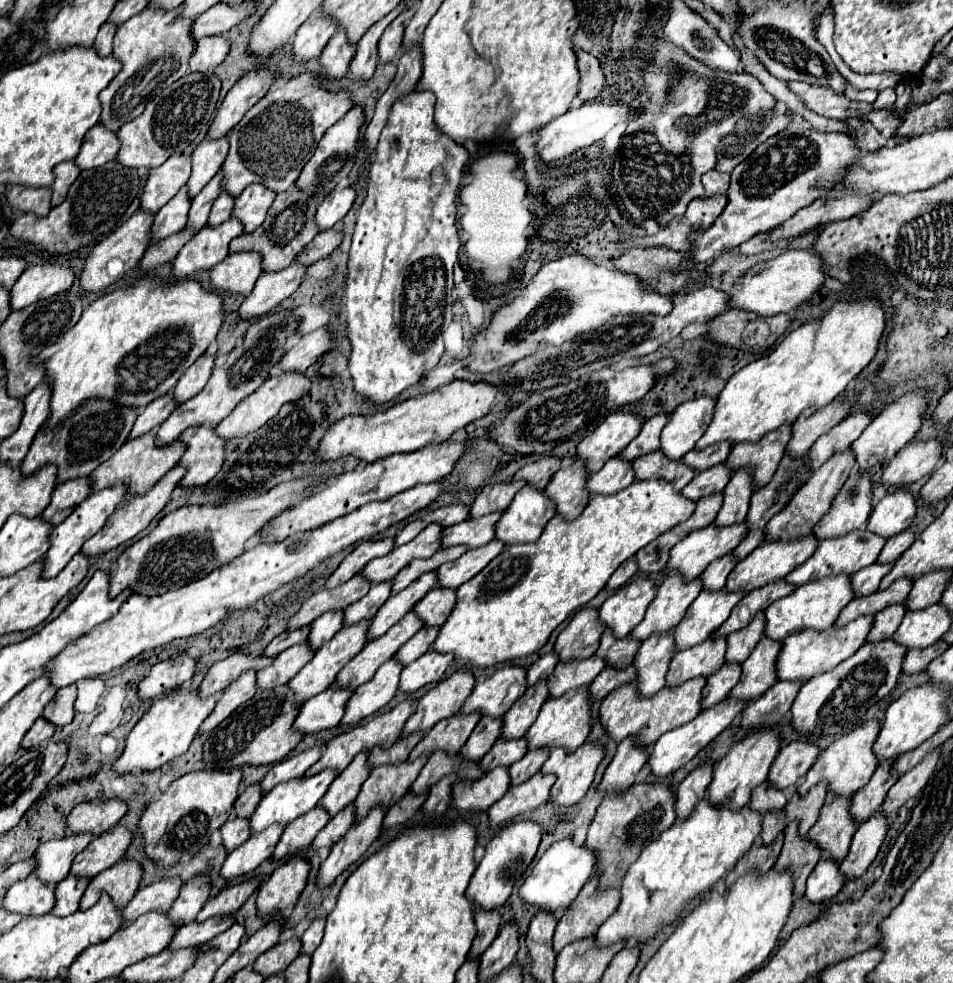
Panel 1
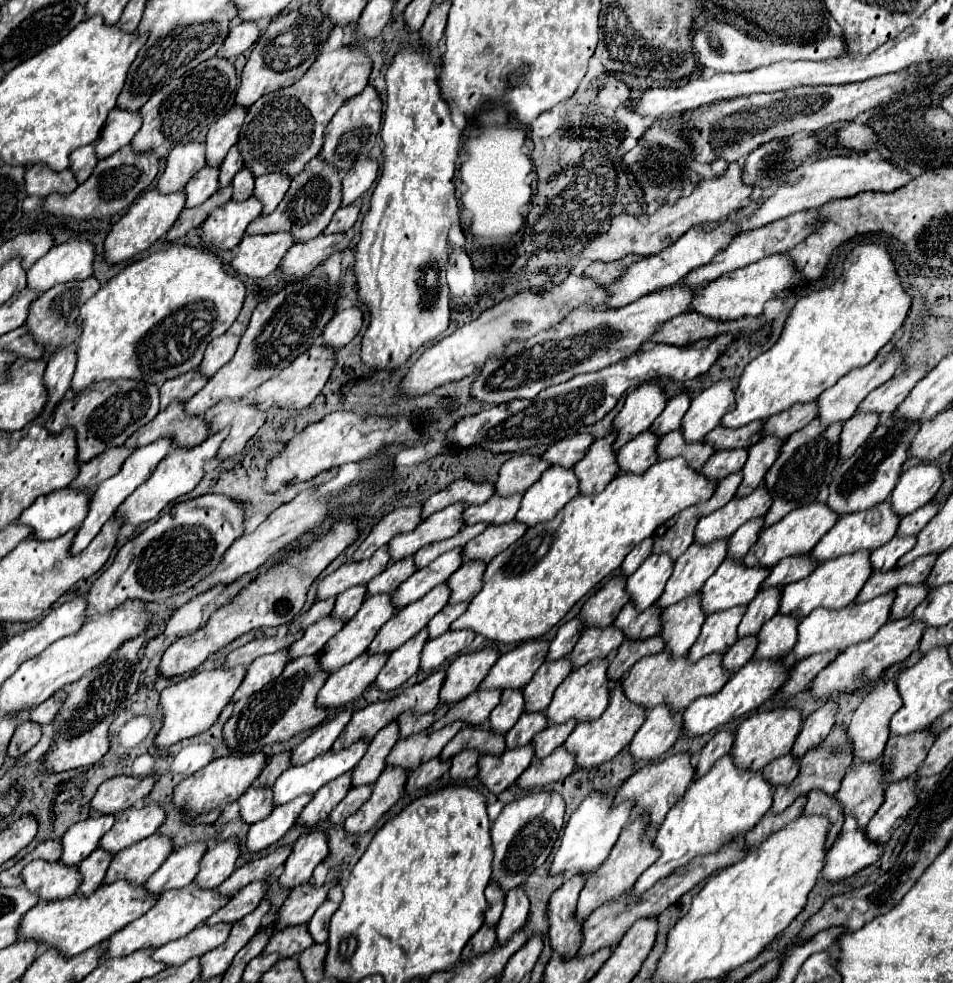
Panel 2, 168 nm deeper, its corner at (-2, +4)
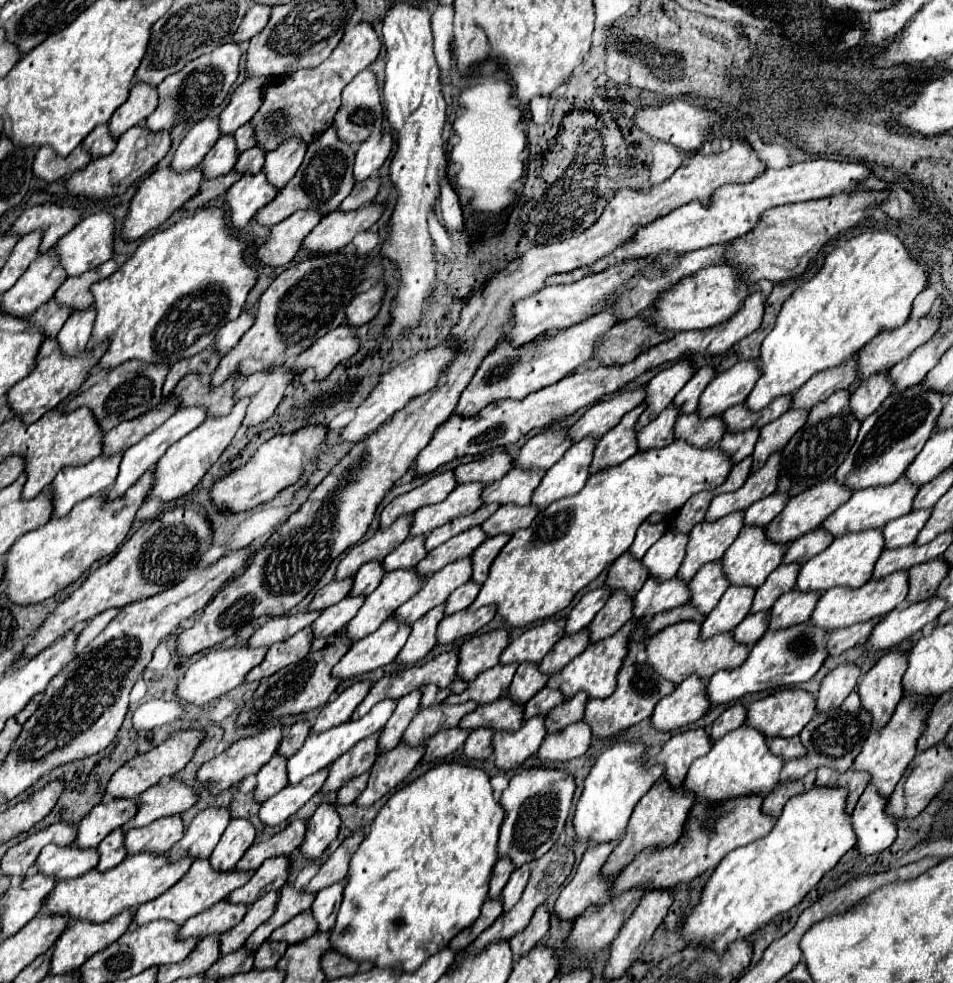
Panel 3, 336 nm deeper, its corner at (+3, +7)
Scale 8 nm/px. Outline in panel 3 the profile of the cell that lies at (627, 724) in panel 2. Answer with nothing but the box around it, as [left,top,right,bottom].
[585,663,675,737]

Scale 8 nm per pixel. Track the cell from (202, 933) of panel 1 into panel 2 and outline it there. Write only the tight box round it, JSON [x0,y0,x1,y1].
[204,882,266,926]

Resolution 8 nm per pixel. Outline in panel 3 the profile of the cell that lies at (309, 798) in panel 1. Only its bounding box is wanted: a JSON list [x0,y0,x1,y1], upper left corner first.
[287,699,397,783]

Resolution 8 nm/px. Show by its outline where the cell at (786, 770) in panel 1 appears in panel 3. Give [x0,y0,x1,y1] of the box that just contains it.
[817,663,861,713]

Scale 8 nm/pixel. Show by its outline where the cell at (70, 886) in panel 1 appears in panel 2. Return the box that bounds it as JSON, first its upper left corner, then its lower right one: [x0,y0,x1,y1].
[78,850,112,896]

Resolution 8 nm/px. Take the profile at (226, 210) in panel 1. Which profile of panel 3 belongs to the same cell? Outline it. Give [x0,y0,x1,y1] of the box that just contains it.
[235,147,265,173]

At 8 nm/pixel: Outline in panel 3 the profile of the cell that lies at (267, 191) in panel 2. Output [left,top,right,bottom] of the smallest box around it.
[263,137,307,189]

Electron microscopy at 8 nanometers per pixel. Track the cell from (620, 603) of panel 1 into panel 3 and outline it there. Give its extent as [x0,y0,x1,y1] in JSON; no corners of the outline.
[643,531,689,579]

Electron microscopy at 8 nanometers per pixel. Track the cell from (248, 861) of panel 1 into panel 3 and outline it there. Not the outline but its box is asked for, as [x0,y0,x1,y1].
[259,767,329,827]

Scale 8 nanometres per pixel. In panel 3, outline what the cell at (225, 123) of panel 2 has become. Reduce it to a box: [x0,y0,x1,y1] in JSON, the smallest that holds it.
[221,77,267,133]

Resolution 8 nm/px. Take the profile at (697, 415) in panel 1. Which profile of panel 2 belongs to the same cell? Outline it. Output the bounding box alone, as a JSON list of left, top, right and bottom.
[680,380,736,442]

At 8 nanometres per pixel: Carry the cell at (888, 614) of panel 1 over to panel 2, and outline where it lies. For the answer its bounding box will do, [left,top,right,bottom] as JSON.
[890,584,928,620]

